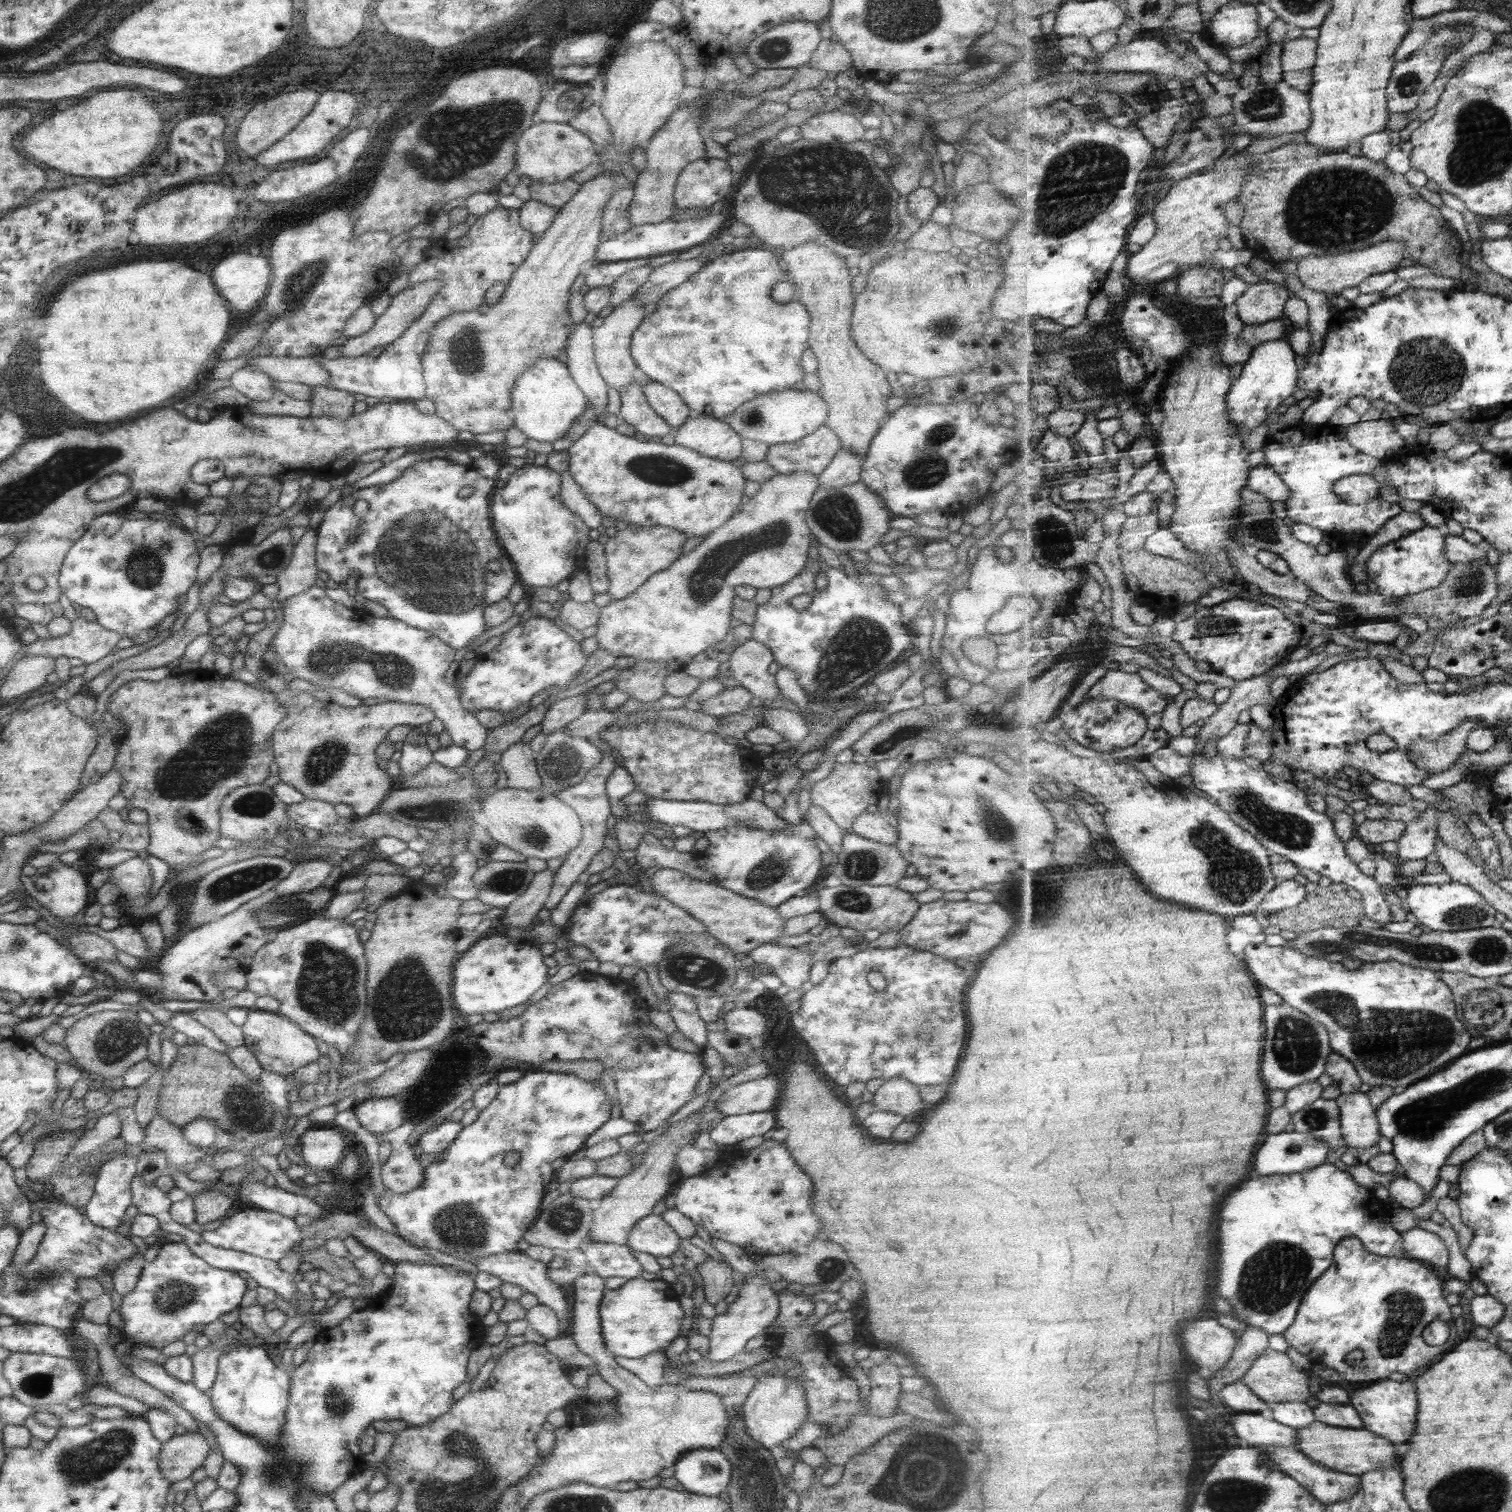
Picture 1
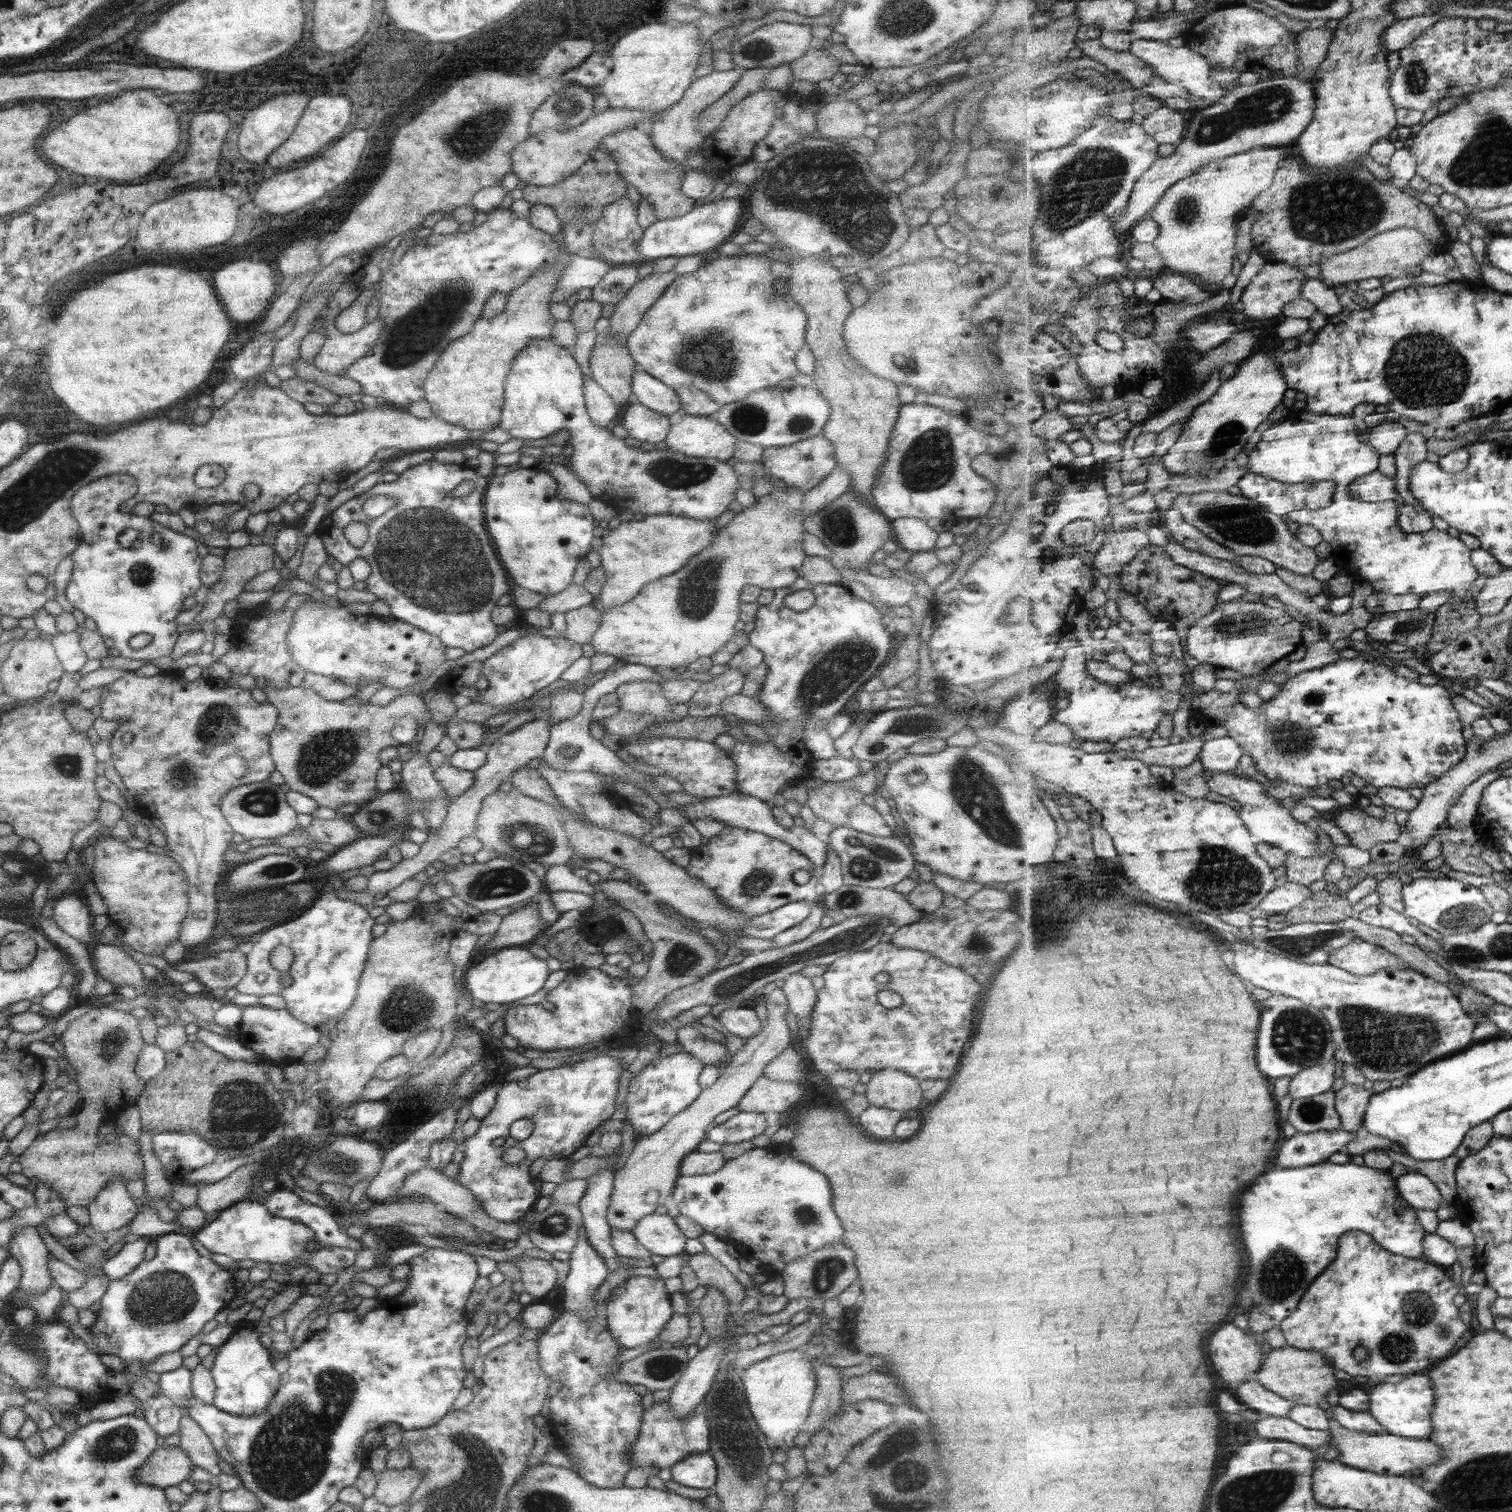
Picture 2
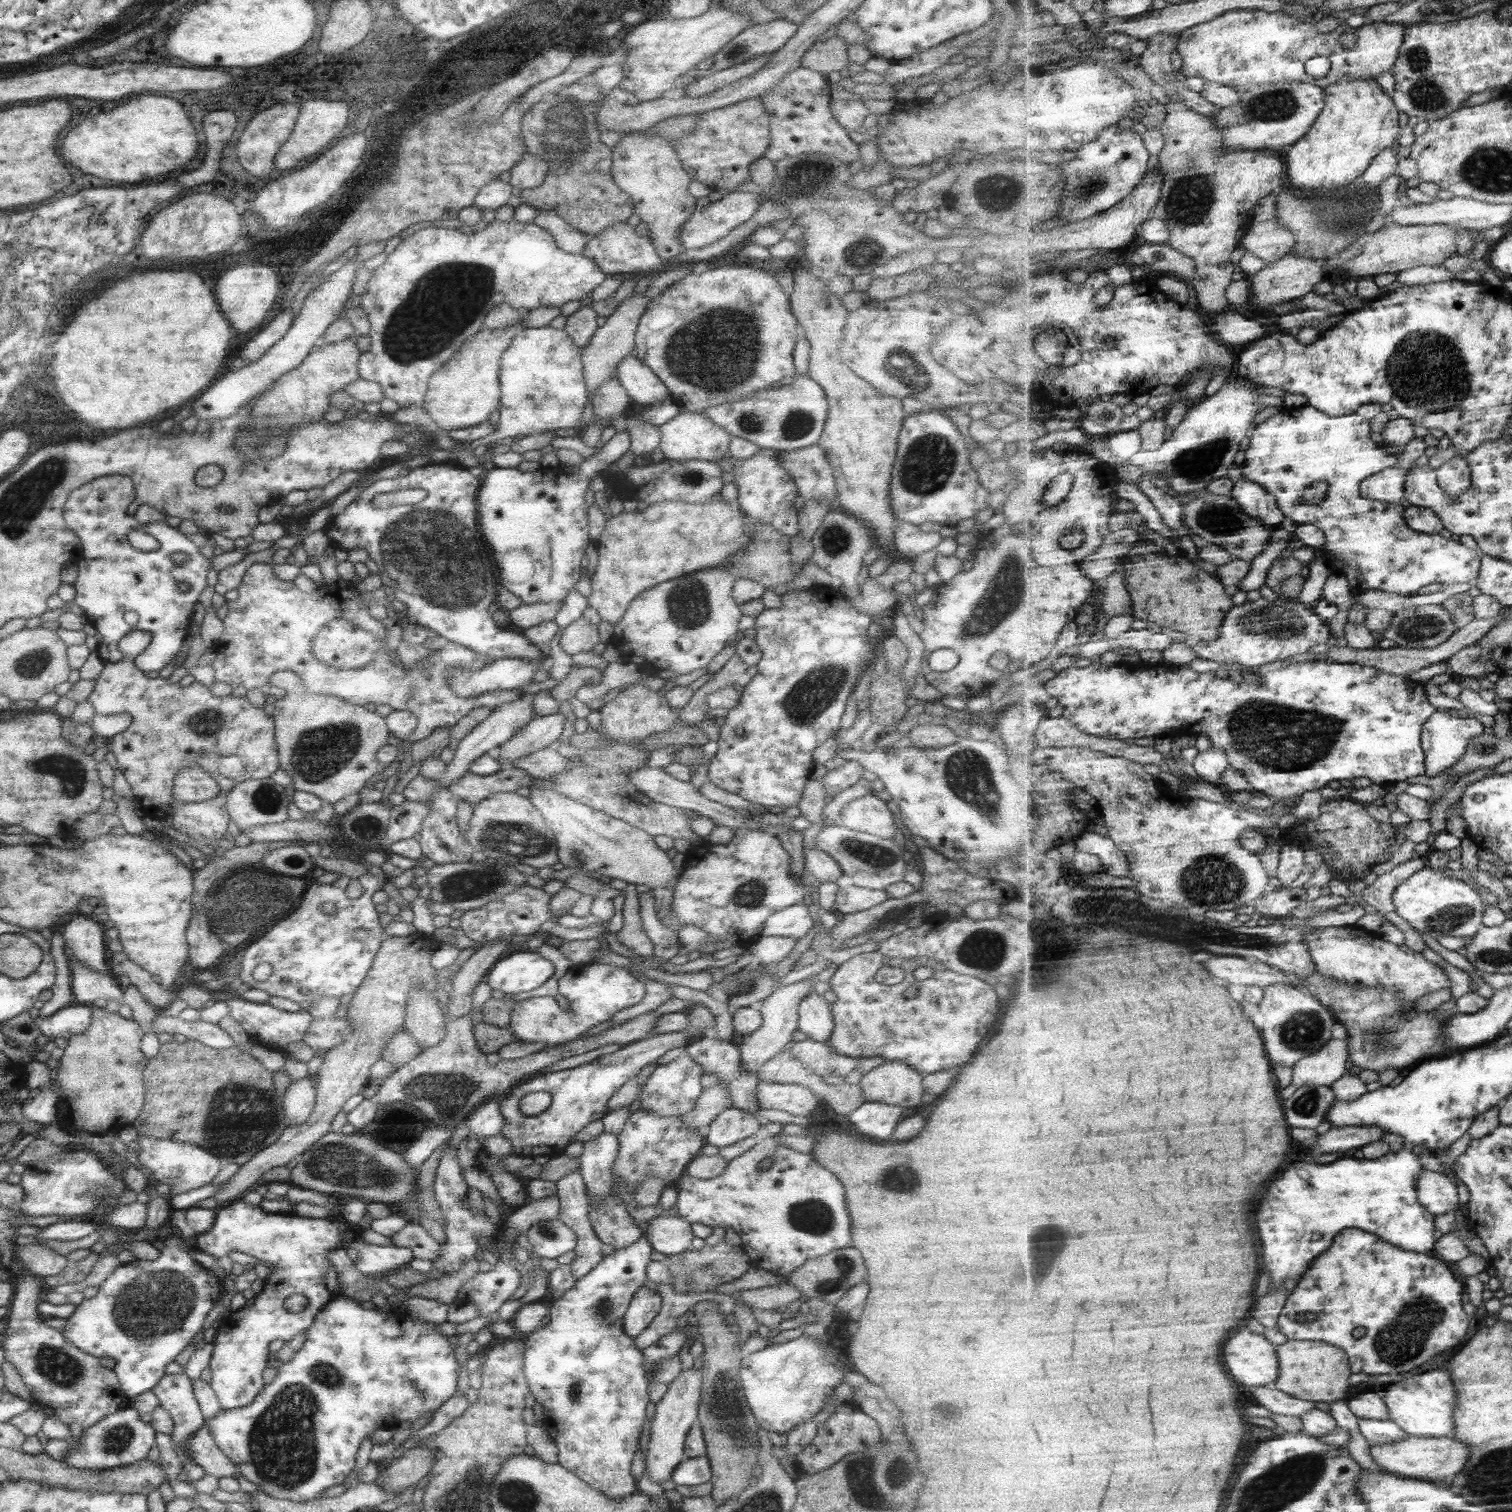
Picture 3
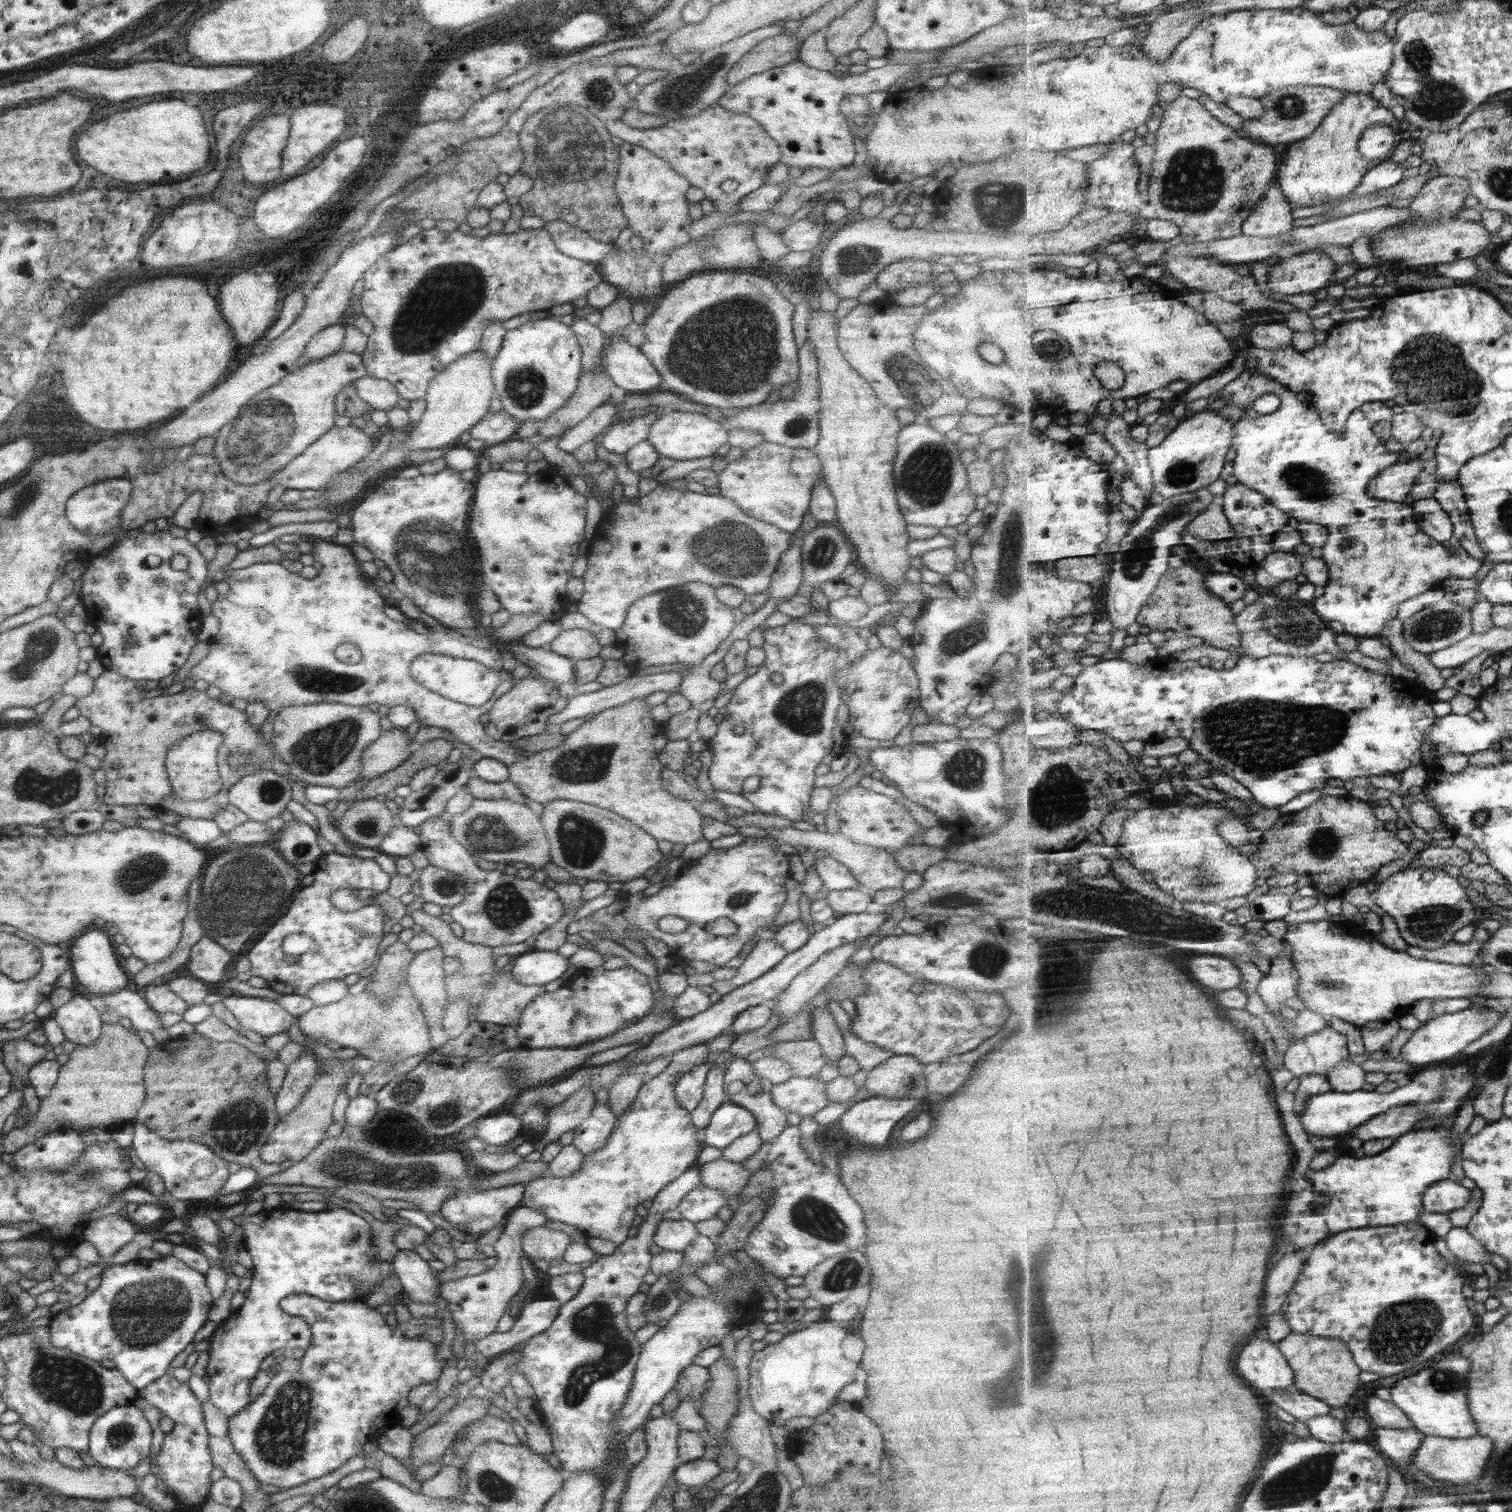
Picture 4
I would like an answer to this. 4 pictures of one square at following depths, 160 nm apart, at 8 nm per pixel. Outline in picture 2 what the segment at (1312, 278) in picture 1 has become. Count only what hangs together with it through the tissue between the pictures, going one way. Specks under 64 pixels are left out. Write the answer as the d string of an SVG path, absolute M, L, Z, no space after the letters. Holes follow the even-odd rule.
M1396 228L1387 232L1382 232L1368 240L1363 246L1353 250L1342 252L1332 256L1320 263L1321 271L1318 279L1325 282L1328 286L1335 287L1346 285L1349 282L1359 283L1361 280L1369 278L1397 279L1406 270L1411 270L1421 266L1421 262L1427 256L1436 254L1436 244L1433 244L1423 231L1416 228Z

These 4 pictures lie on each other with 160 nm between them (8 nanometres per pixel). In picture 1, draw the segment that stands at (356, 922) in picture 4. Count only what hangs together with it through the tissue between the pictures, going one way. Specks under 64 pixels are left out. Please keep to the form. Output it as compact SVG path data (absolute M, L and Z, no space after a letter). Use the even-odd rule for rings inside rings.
M322 912L297 925L278 930L275 938L266 942L251 957L244 970L247 992L255 996L270 996L278 1002L276 1013L293 1021L303 1032L336 1048L342 1055L352 1043L357 1027L363 1022L365 1010L364 948L359 940L359 929L335 917L324 917Z

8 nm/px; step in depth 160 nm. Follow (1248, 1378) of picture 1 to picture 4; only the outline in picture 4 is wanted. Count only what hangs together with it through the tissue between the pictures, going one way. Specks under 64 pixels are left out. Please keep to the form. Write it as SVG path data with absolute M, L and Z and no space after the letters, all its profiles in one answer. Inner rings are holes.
M1293 1332L1277 1345L1294 1368L1294 1389L1314 1396L1334 1408L1345 1406L1357 1392L1361 1384L1362 1368L1355 1362L1353 1353L1349 1352L1343 1340Z

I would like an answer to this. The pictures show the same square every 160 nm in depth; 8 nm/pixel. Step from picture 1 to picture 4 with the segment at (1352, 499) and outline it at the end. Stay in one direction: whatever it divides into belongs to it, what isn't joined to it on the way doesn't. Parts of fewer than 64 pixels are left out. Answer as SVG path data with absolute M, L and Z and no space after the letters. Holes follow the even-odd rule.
M1429 447L1414 459L1383 469L1368 486L1369 496L1386 501L1405 502L1411 497L1417 477L1423 474L1429 458L1436 458L1436 447Z

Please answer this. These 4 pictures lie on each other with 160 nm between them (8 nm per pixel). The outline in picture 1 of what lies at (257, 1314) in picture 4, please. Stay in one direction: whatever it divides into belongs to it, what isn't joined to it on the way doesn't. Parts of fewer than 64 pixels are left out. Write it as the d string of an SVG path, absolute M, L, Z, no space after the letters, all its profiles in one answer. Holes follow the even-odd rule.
M246 1208L225 1217L222 1223L201 1231L201 1240L215 1247L235 1250L258 1258L277 1261L301 1242L300 1224L276 1212ZM239 1346L217 1359L216 1375L207 1392L215 1414L242 1433L261 1441L268 1449L278 1449L278 1434L283 1424L283 1411L289 1396L289 1376L275 1366L260 1346Z

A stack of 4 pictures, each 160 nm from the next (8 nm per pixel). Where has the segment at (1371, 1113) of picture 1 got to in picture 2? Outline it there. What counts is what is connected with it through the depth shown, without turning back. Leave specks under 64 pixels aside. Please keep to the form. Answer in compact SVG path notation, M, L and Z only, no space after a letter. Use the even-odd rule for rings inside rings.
M1347 1082L1336 1092L1336 1110L1344 1130L1359 1136L1365 1128L1365 1114L1373 1096L1371 1090Z

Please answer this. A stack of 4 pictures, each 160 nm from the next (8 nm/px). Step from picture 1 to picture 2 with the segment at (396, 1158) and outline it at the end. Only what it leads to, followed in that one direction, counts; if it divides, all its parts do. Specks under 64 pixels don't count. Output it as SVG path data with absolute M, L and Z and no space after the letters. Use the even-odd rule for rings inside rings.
M428 1166L417 1170L417 1173L413 1175L409 1174L405 1180L401 1189L397 1191L396 1197L403 1196L407 1193L417 1193L426 1196L429 1200L432 1200L436 1207L443 1212L450 1213L453 1216L458 1216L463 1222L478 1228L478 1230L484 1230L489 1232L489 1235L493 1235L494 1238L503 1239L504 1241L516 1241L519 1235L522 1233L522 1229L515 1223L506 1223L498 1221L488 1217L481 1208L481 1205L477 1202L477 1199L463 1186L459 1186L453 1179L446 1178L439 1171L435 1171Z

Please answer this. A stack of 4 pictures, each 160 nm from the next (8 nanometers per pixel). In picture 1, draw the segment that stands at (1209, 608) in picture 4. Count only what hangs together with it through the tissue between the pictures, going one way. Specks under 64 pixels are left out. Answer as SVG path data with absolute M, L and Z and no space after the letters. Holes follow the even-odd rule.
M1145 547L1122 552L1120 557L1129 588L1136 592L1136 596L1151 598L1149 607L1159 614L1159 618L1169 618L1175 625L1185 621L1203 606L1200 600L1211 590L1207 576L1195 565L1153 554L1145 550Z

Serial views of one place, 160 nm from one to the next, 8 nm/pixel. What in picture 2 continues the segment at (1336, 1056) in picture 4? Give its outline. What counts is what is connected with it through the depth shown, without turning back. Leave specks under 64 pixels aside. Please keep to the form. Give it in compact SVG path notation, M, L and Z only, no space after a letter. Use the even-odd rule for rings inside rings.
M1333 1057L1323 1064L1301 1070L1289 1082L1289 1095L1292 1100L1301 1100L1301 1098L1329 1092L1335 1084L1335 1072L1338 1067L1338 1060Z

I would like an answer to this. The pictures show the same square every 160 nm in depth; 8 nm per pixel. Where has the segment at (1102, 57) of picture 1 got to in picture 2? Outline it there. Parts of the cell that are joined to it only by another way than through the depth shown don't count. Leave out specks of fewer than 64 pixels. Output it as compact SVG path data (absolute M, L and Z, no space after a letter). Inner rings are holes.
M1137 39L1132 42L1129 51L1153 67L1159 76L1173 84L1183 86L1194 96L1216 103L1227 93L1221 85L1213 82L1214 69L1211 68L1212 64L1209 64L1207 57L1191 50L1184 43Z

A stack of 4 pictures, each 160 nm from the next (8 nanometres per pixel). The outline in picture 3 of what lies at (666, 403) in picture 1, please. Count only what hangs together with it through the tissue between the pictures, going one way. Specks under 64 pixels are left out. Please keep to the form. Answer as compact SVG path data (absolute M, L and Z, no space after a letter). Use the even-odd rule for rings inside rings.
M632 352L615 367L614 377L632 402L654 406L669 397L666 386Z

